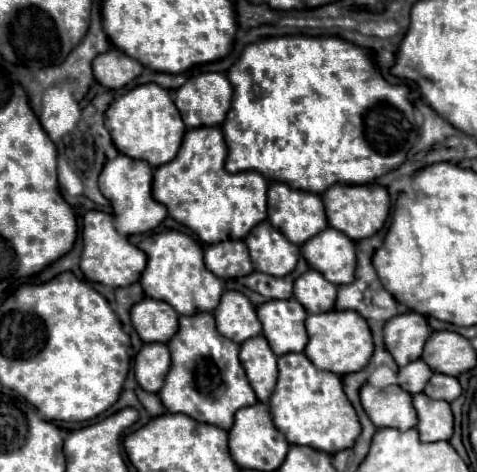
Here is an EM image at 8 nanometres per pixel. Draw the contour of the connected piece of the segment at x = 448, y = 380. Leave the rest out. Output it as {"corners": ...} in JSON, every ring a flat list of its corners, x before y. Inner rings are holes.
{"corners":[[433,373,433,377,429,379,427,387,425,387,425,395,429,395,431,399,443,399,443,401,453,401,461,395,461,385,457,381,457,377,449,377,449,375,441,375,441,373]]}

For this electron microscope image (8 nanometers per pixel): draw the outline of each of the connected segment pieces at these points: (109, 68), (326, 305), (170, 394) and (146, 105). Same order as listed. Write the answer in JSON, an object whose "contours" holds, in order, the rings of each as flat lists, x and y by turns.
{"contours":[[[115,47,107,53,97,55,93,61,93,73,95,79,107,87,107,89,123,89,127,83,137,79,143,71,143,65,135,59,129,59,123,51,117,51]],[[309,269,295,281,293,295,307,309,307,313,323,313,333,309,337,299,337,285,329,283,319,271]],[[195,313,189,317,181,315,179,331,169,341,169,351,173,365,163,389,159,391,159,397,169,413,185,413,199,423,213,423,229,431,233,427,233,415,241,407,257,403,257,395,251,389,239,361,239,345,225,339,215,329,215,317,211,313]],[[157,83,133,87,125,95,117,97,105,113,105,127,109,129,115,147,123,155,141,159,149,163,153,169,177,155,181,139,185,135,185,123,181,119,181,113,177,111,169,91]]]}

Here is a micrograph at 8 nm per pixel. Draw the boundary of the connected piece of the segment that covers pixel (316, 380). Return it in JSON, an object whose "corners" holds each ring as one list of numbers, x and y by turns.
{"corners":[[285,353,277,363,279,381,269,401,269,413,285,439,291,445,311,445,329,455,353,447,361,435,361,423,343,391,341,377,317,369,305,353]]}

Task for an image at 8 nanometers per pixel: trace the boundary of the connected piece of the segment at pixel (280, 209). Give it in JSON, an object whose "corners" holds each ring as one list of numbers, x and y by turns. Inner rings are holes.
{"corners":[[271,183,267,191,267,203,269,203,269,223,277,227,291,243,303,245,307,239,323,231,329,223,325,219,325,207,321,203,321,197,307,191,295,191,285,183]]}

